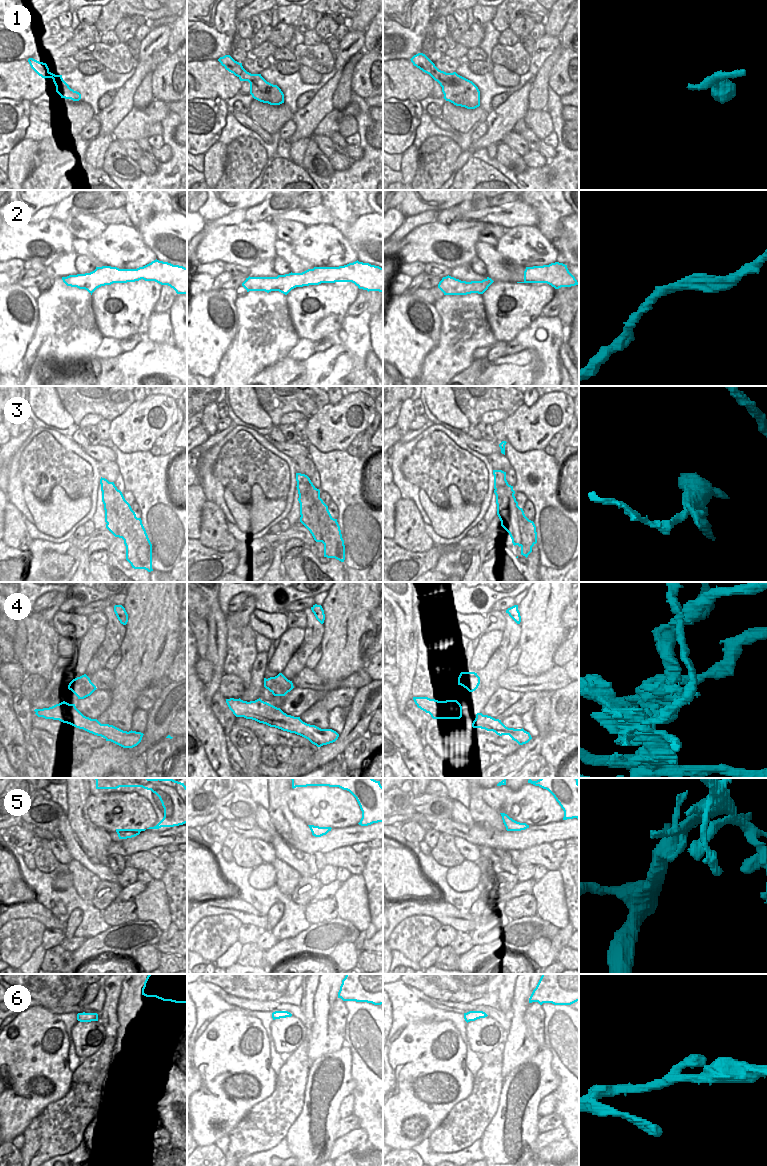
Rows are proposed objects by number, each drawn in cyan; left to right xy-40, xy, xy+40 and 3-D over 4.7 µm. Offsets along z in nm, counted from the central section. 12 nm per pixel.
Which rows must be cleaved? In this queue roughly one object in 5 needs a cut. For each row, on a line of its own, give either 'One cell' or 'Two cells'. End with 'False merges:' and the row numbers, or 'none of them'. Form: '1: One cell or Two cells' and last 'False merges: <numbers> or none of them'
1: Two cells
2: One cell
3: Two cells
4: Two cells
5: One cell
6: One cell
False merges: 1, 3, 4.

